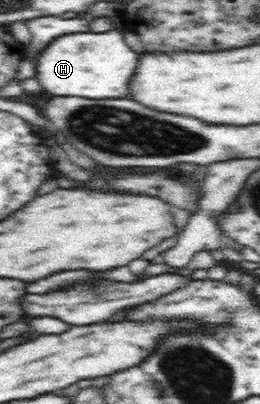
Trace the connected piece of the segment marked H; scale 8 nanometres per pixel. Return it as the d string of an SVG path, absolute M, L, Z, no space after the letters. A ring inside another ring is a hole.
M113 28L107 32L102 33L94 33L94 32L72 32L72 34L62 34L62 36L58 36L58 38L54 38L50 44L46 44L44 46L44 52L40 54L40 56L36 56L33 54L34 58L38 58L38 64L36 64L36 68L34 68L35 75L34 78L40 82L40 86L44 88L46 92L50 92L50 94L54 94L54 96L80 96L84 99L94 99L94 98L126 98L128 96L128 80L130 80L130 76L134 74L134 68L136 68L136 64L138 64L138 54L131 50L128 47L128 44L124 41L124 36L122 35L122 28Z

